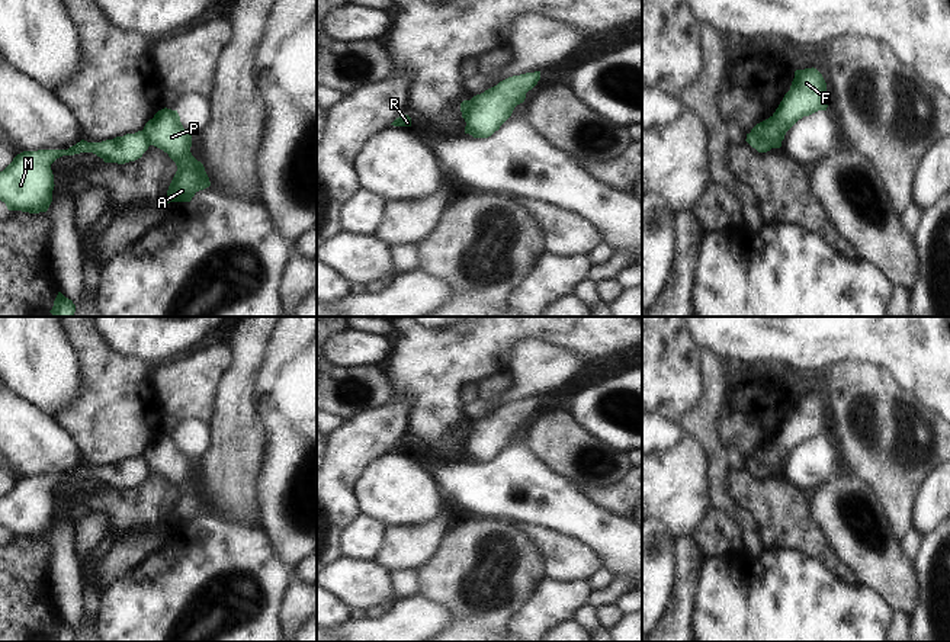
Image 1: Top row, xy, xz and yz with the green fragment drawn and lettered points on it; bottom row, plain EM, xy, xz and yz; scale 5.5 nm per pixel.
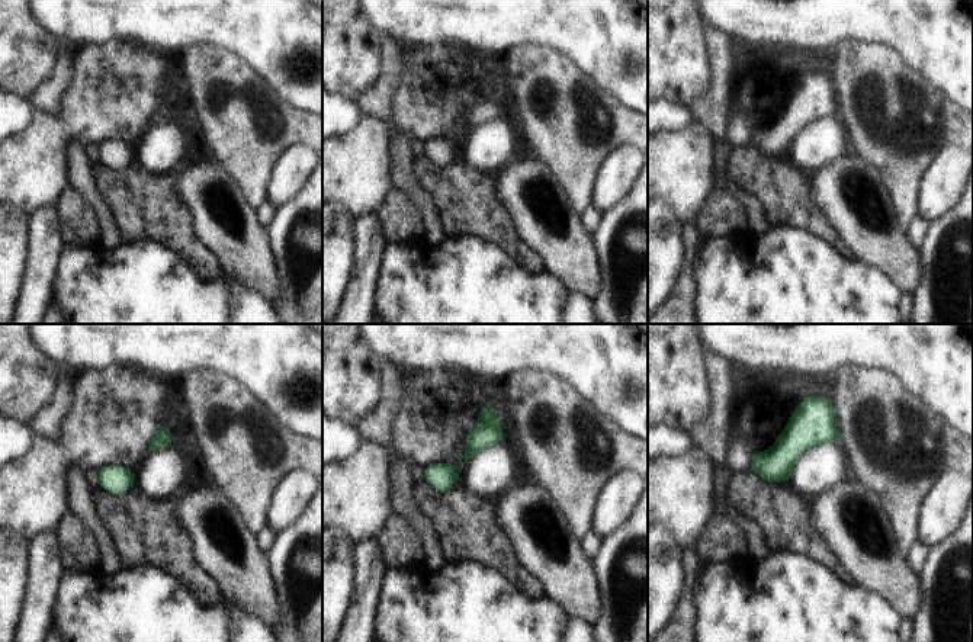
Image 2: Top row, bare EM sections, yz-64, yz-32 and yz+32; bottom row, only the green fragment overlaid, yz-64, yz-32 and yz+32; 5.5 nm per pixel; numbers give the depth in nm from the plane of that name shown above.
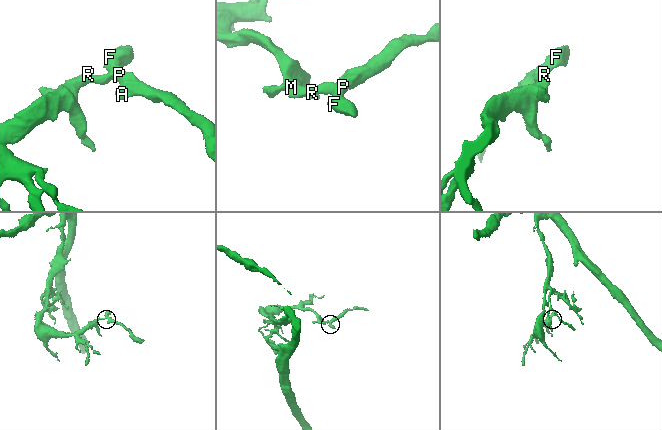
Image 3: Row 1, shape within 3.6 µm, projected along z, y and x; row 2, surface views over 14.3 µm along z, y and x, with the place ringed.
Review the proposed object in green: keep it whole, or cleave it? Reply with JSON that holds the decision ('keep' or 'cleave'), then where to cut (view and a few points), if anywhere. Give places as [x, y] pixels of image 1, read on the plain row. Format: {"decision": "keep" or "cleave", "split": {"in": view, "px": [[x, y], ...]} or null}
{"decision": "cleave", "split": {"in": "yz", "px": [[750, 458], [767, 465], [774, 472]]}}

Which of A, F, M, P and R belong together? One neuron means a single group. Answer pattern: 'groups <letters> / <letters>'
groups A F P / M R

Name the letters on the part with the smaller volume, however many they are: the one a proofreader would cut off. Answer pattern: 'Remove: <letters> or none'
Remove: A, F, P

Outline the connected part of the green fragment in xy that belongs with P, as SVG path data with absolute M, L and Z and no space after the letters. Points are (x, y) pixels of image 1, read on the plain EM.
M158 436L142 456L148 469L167 478L177 491L167 516L167 529L190 527L196 517L211 511L203 489L190 478L192 459L183 453L177 436Z

